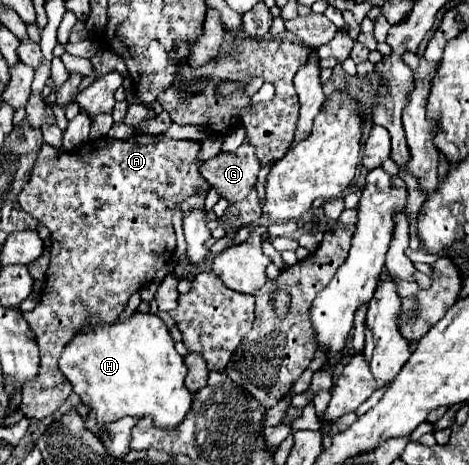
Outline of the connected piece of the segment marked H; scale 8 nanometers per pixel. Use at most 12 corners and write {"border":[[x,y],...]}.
{"border":[[152,313],[80,331],[60,371],[100,427],[192,407]]}

